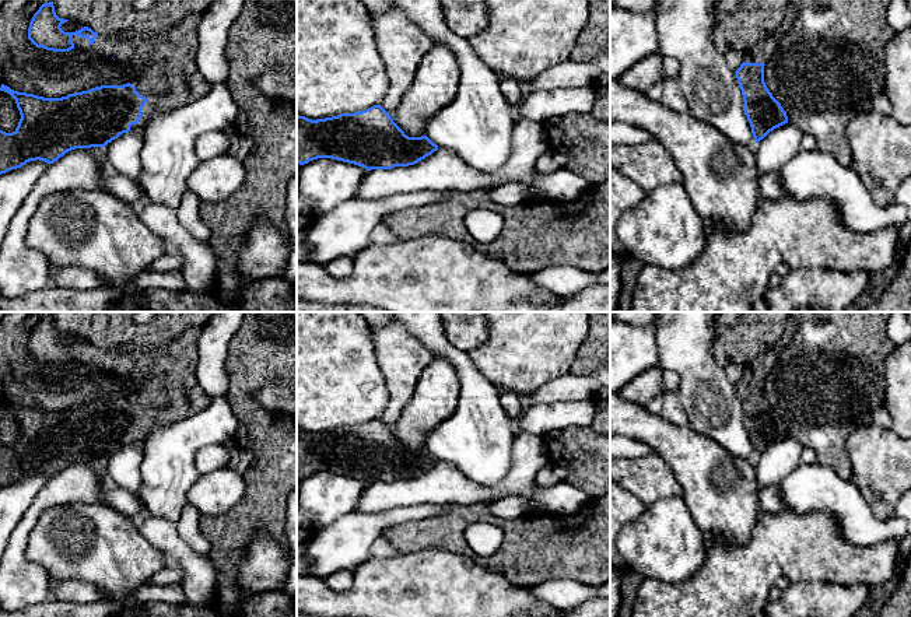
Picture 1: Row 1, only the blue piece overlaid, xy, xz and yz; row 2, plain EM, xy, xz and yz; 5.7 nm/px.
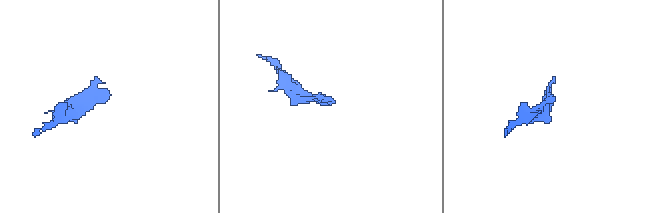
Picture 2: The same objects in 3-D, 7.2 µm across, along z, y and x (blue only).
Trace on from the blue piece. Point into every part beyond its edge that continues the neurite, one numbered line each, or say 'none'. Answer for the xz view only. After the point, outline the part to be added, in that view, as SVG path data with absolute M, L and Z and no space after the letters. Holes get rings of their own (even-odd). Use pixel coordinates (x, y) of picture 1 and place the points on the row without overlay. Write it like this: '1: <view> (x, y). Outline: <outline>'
none

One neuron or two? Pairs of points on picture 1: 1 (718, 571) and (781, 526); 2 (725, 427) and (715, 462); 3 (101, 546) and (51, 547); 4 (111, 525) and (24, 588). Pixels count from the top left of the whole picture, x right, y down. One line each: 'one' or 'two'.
1: one
2: two
3: one
4: two

